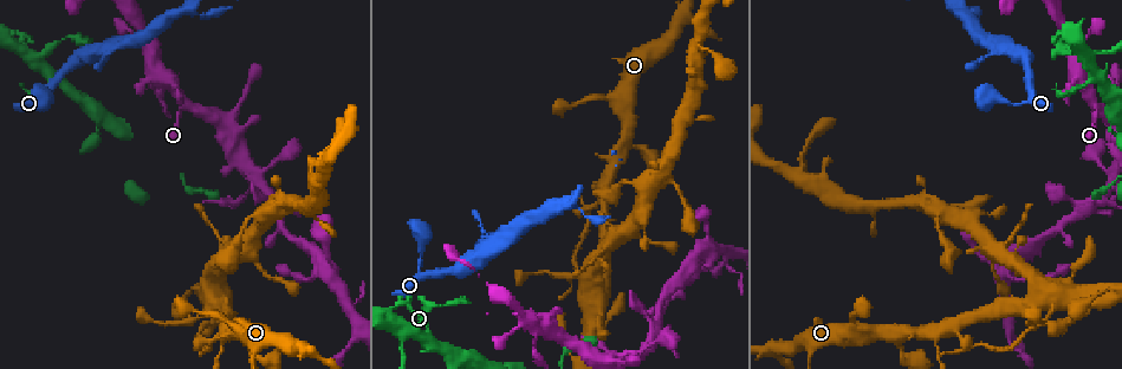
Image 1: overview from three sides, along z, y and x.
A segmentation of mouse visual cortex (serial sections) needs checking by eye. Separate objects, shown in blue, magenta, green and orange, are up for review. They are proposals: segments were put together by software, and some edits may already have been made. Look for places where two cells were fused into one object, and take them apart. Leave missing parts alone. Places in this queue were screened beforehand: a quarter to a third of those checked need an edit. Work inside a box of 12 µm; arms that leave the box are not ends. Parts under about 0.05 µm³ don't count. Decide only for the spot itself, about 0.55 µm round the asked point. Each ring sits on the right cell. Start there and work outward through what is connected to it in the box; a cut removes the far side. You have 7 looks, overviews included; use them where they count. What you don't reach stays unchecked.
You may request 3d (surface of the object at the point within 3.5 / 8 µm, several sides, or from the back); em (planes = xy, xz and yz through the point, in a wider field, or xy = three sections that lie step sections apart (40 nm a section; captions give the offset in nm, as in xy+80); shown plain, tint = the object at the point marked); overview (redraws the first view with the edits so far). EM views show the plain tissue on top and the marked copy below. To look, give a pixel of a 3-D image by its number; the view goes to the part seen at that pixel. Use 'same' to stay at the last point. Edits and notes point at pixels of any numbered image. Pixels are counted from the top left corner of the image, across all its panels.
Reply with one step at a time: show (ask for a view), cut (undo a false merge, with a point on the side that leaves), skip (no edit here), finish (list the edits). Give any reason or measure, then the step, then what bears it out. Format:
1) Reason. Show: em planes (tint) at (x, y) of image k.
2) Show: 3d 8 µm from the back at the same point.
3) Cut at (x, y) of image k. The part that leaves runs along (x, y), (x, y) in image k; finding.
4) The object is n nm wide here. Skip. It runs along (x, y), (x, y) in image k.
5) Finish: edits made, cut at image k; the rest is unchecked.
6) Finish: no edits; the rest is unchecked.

Narrows sharply. Show: em xy step 2 (tint) at (36, 58) of image 1.

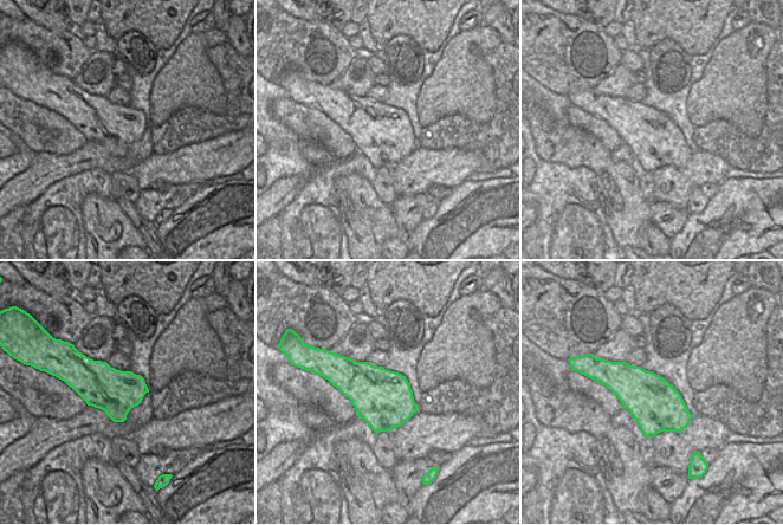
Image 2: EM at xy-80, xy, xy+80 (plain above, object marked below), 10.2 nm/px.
Wider look. Show: 3d 3.5 µm at the same point.

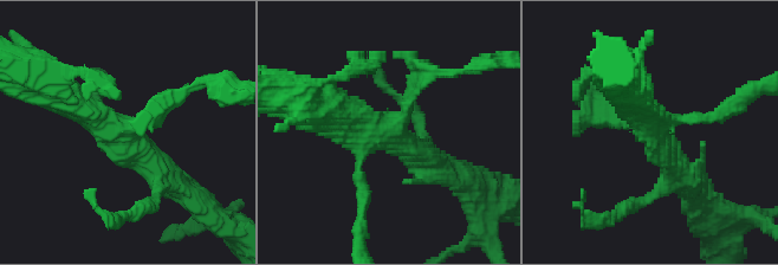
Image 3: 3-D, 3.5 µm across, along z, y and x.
The object is 600 nm wide here. Skip. It runs along (156, 189), (58, 91) in image 3; continuous, no second cell.

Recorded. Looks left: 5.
Small branch off a trunk. Show: 3d 3.5 µm from the back at (151, 63) of image 1.

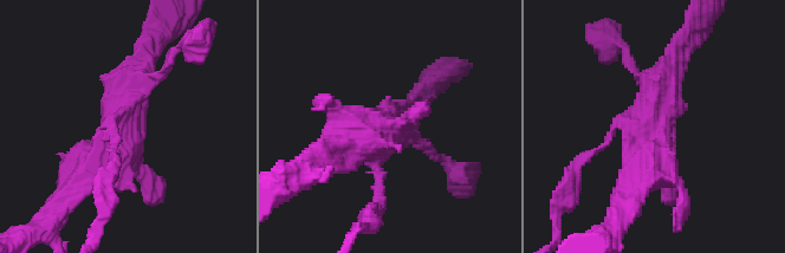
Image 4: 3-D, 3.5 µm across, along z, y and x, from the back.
Show: em xy step 5 (tint) at (650, 129) of image 4.

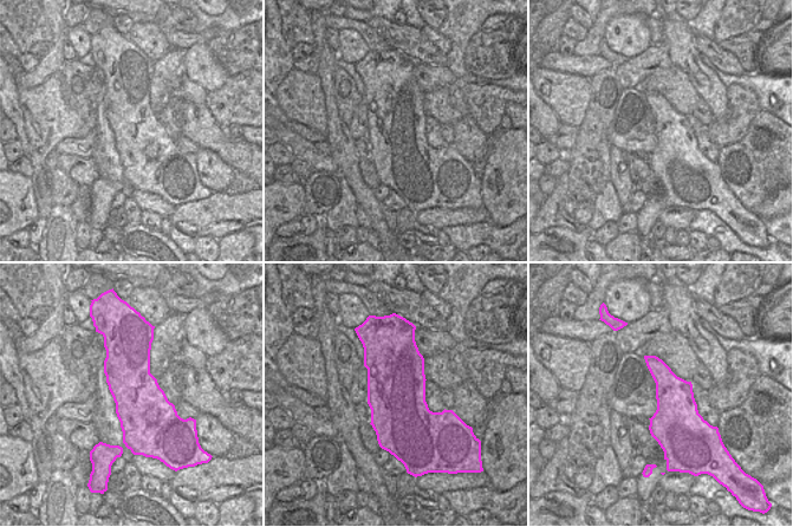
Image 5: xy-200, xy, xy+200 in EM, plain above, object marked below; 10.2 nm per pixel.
Cut it another way. Show: em xy step 2 (tint) at the same point.

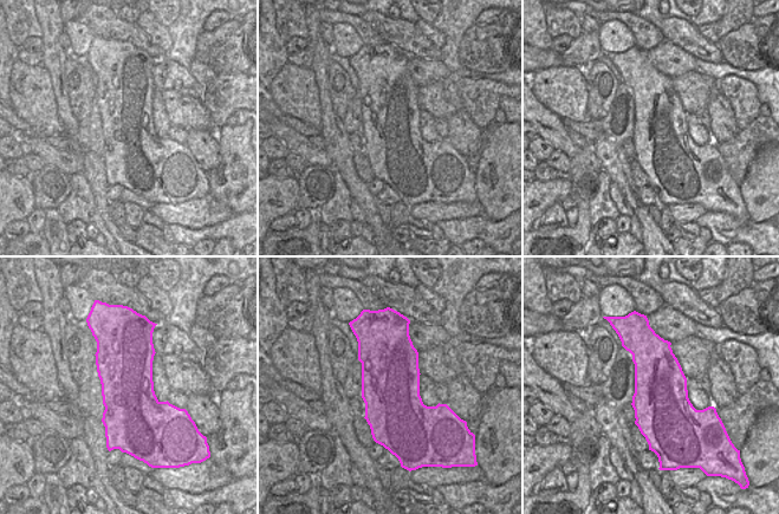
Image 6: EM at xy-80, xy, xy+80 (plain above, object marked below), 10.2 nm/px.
Cut at (584, 159) of image 4. The part that leaves runs along (614, 128), (573, 168), (556, 222) in image 4; two cells meet here.

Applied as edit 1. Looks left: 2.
Finish: edits made, cut at image 4; the rest is unchecked.

